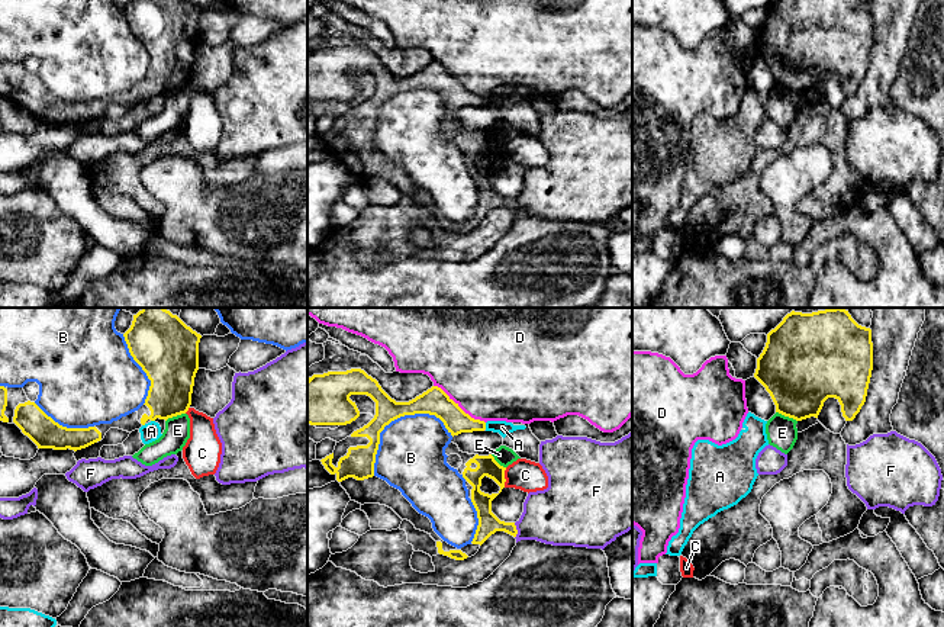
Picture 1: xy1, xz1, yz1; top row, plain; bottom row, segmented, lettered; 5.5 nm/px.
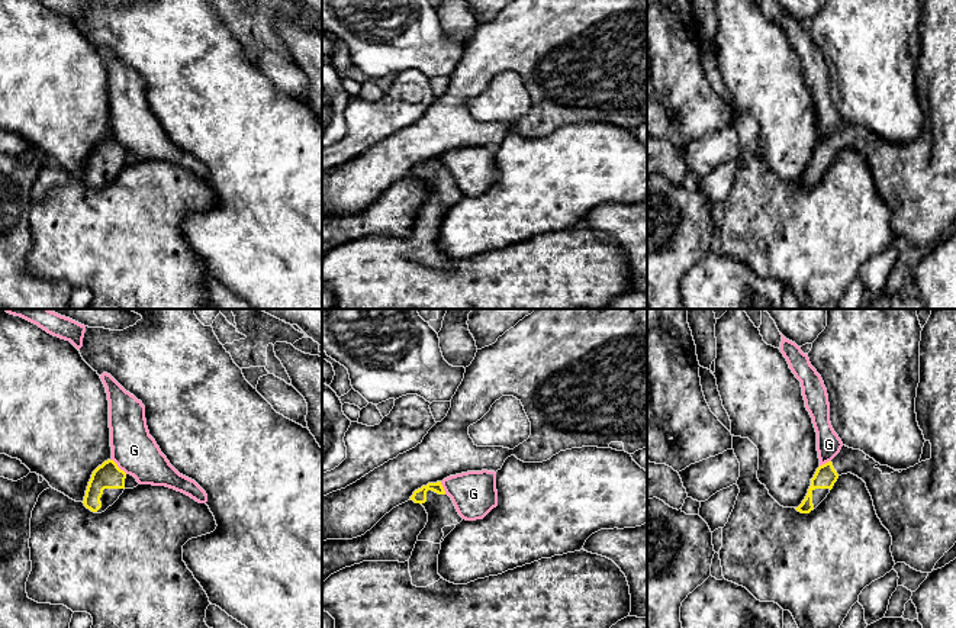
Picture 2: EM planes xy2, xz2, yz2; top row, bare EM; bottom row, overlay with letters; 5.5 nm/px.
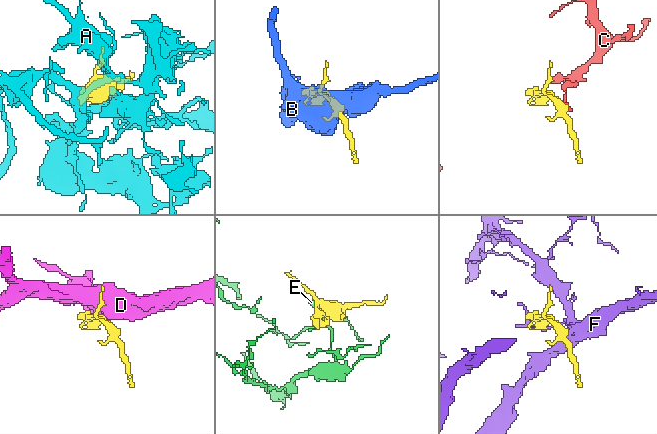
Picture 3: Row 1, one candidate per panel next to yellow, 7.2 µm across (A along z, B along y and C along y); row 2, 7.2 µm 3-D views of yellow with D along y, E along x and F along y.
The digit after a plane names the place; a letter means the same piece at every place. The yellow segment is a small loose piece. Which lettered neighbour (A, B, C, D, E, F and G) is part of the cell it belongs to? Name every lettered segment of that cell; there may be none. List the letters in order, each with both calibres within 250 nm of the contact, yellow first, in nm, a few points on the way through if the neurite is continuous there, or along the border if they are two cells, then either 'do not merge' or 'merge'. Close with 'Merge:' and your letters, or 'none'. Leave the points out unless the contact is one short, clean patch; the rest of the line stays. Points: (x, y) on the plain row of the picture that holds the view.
A: 140/80 nm | do not merge
B: 150/380 nm | do not merge
C: 110/170 nm | along xz1 (506, 142), (503, 161) | do not merge
D: 150/480 nm | do not merge
E: 400/170 nm | along yz1 (776, 86), (796, 96) | do not merge
F: 110/320 nm | do not merge
G: 140/240 nm | along xy2 (112, 134), (126, 148) | do not merge
Merge: none

